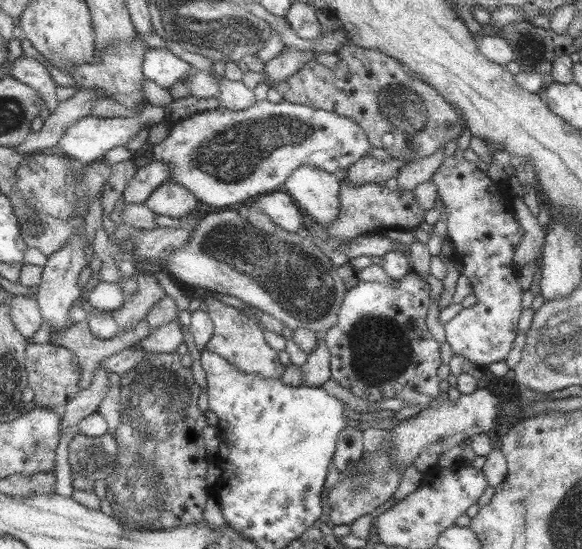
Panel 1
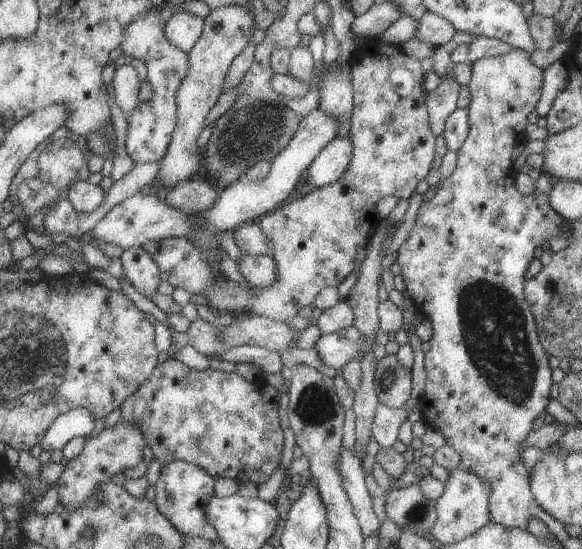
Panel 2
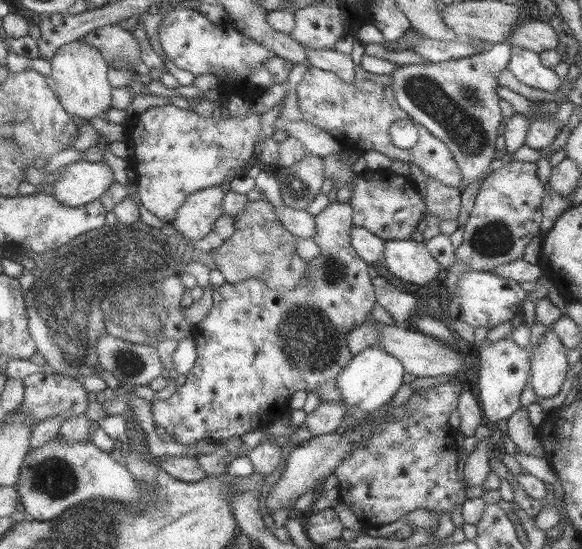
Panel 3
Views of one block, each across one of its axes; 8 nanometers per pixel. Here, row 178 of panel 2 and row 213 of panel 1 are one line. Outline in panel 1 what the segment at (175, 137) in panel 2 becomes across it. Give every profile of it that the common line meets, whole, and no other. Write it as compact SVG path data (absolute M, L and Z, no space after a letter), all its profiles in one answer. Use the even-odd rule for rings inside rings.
M167 180L149 193L149 196L142 202L153 214L179 218L190 214L195 206L196 198L180 184Z

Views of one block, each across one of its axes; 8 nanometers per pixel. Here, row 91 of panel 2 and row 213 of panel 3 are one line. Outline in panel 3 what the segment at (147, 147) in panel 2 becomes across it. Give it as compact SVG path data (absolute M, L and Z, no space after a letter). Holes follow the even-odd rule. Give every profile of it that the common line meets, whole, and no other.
M171 104L153 106L147 108L143 113L130 114L126 127L128 130L127 142L131 146L131 156L135 158L135 179L134 185L140 203L153 216L165 223L171 223L178 209L191 193L209 188L210 186L220 186L222 182L239 176L243 171L239 167L248 168L251 158L254 156L253 146L257 136L262 137L259 126L259 119L263 113L248 110L242 120L235 118L219 118L217 122L213 118L202 118L196 114L196 110L183 110Z

